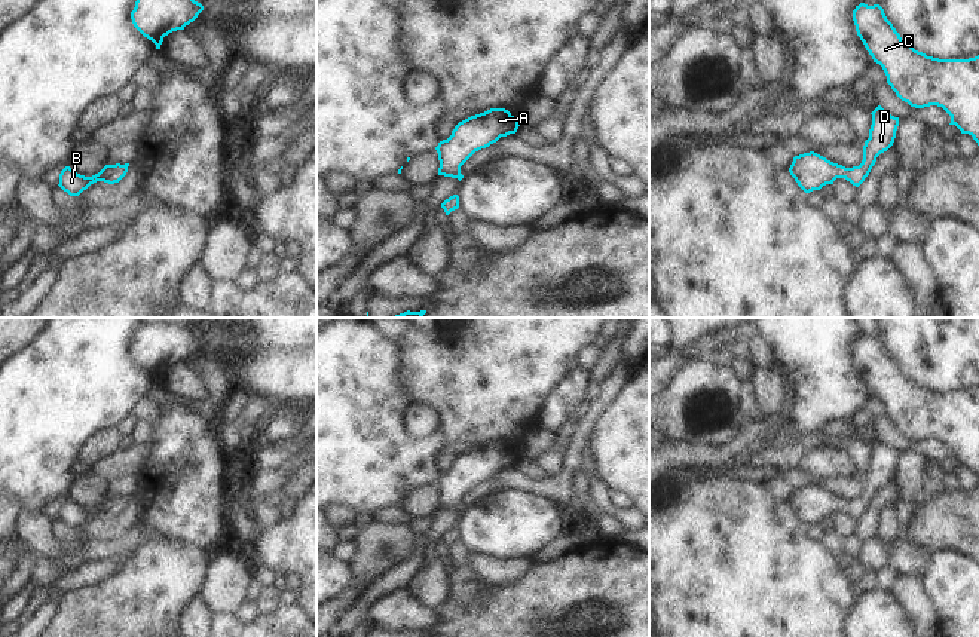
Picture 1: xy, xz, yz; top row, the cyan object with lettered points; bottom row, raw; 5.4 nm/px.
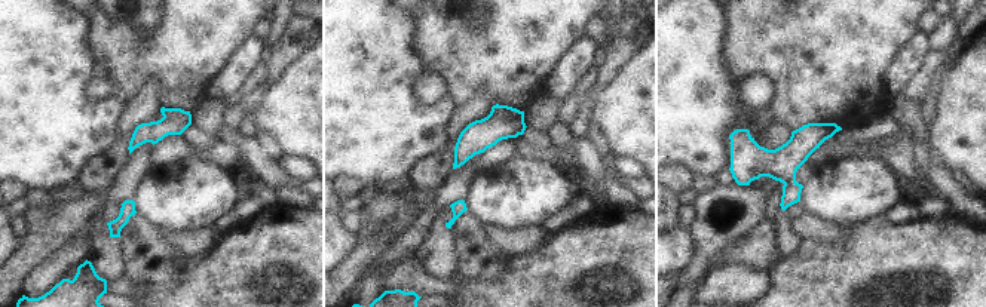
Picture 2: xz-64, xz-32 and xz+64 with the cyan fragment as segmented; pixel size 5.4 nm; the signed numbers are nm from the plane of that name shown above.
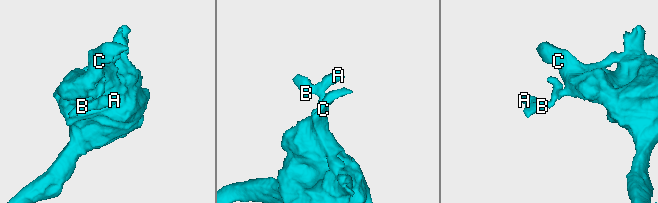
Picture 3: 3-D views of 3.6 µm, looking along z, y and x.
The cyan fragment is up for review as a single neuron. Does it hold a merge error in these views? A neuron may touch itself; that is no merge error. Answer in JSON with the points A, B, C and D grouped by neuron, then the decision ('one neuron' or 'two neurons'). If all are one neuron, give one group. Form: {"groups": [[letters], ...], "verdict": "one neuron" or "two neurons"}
{"groups": [["A", "B", "C", "D"]], "verdict": "one neuron"}

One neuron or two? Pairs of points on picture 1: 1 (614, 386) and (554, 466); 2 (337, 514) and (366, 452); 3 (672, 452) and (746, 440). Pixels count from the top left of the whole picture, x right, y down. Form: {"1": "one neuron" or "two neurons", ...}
{"1": "two neurons", "2": "two neurons", "3": "one neuron"}

